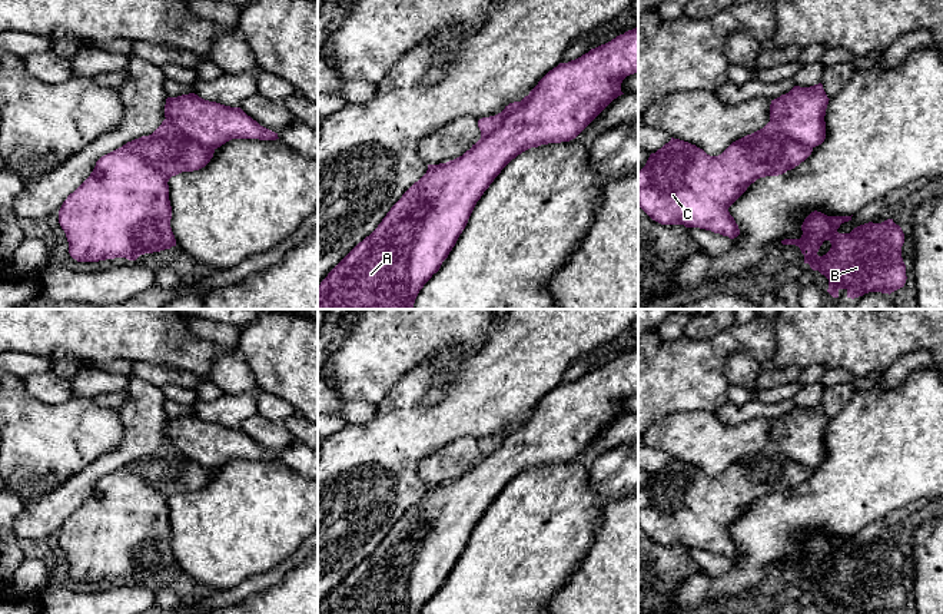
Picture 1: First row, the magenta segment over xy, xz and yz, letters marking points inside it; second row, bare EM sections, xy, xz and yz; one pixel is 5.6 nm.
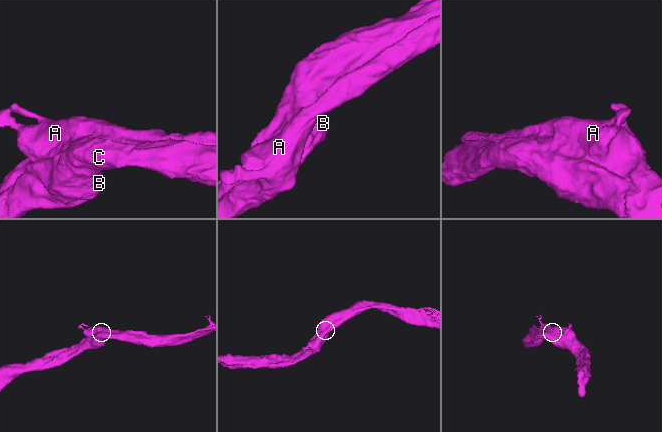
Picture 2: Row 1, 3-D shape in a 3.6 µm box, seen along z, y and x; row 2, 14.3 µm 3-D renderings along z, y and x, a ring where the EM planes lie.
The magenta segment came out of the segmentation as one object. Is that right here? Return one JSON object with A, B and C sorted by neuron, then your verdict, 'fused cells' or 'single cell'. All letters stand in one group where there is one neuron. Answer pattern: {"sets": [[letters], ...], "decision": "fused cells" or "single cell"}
{"sets": [["A", "B", "C"]], "decision": "single cell"}

